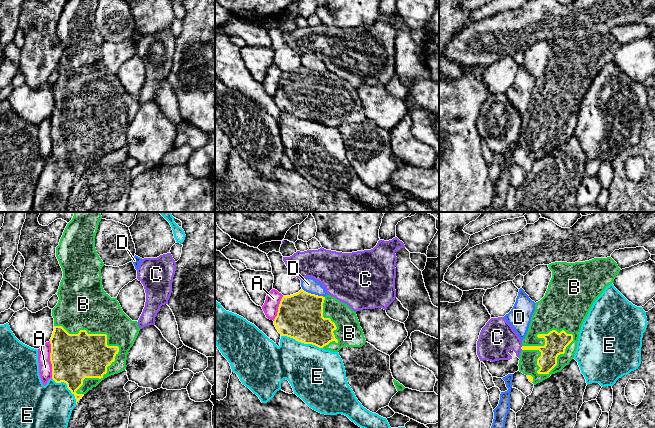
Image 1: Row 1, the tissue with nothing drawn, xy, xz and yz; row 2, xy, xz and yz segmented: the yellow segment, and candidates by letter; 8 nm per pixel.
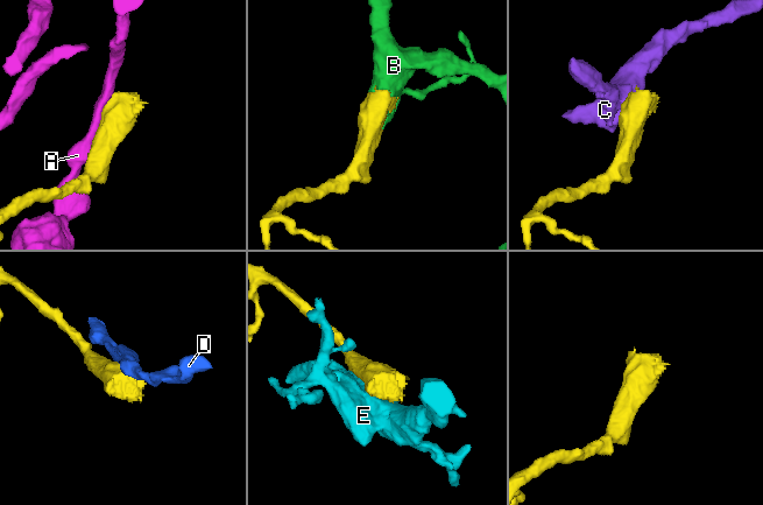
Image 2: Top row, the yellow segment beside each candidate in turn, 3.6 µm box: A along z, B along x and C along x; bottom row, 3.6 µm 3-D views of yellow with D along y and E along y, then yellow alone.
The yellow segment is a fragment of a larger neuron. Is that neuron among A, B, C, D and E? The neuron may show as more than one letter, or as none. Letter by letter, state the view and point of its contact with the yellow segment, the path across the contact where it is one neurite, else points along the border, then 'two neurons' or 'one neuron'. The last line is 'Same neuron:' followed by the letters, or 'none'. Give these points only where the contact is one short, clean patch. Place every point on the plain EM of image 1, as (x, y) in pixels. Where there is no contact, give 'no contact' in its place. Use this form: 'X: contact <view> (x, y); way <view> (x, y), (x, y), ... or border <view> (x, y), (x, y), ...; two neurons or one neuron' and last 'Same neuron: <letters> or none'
A: contact xy (50, 135); two neurons
B: contact yz (543, 149); one neuron
C: contact yz (521, 124); border yz (522, 122), (521, 125); two neurons
D: contact xz (313, 70); border xz (302, 64), (324, 73); two neurons
E: contact xz (302, 118); two neurons
Same neuron: B

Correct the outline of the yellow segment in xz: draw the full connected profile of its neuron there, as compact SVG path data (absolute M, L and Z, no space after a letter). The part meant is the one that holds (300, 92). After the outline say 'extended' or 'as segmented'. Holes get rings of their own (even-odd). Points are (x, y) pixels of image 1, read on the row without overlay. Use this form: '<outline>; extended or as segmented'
M303 65L282 73L274 101L281 112L332 128L366 119L356 88L347 80Z; extended

